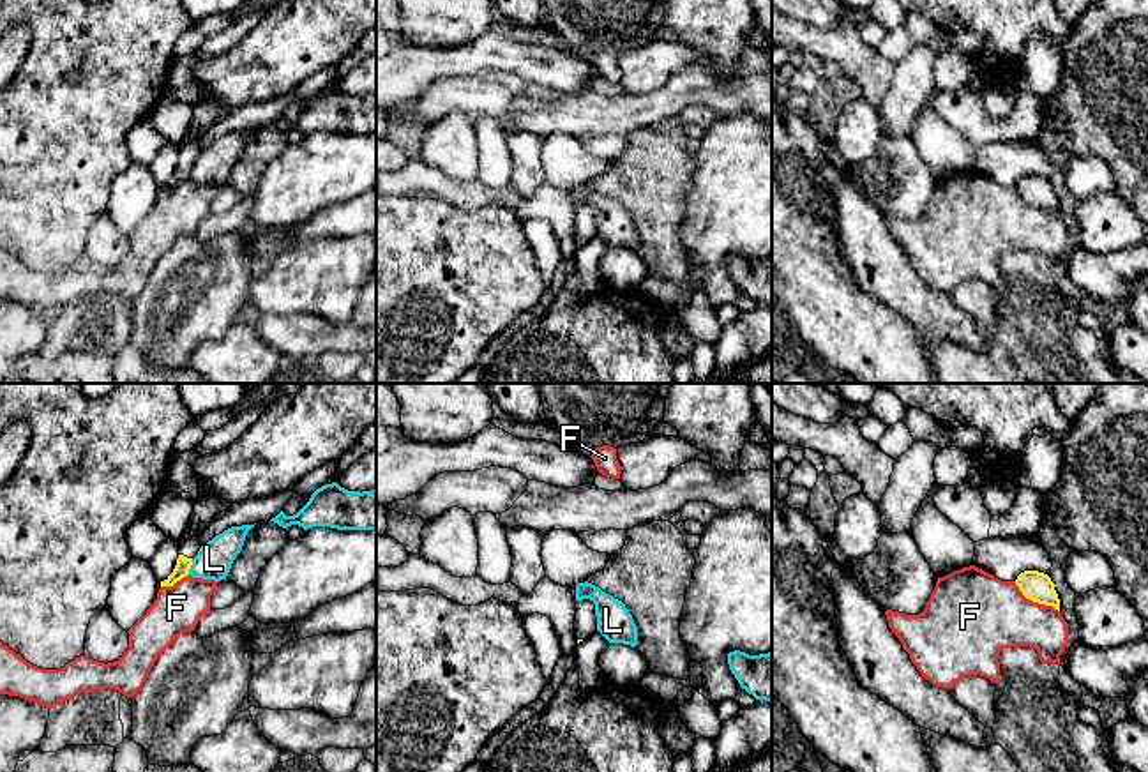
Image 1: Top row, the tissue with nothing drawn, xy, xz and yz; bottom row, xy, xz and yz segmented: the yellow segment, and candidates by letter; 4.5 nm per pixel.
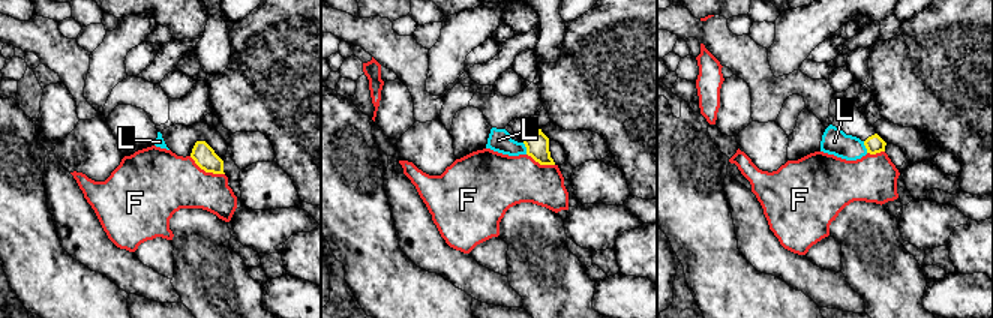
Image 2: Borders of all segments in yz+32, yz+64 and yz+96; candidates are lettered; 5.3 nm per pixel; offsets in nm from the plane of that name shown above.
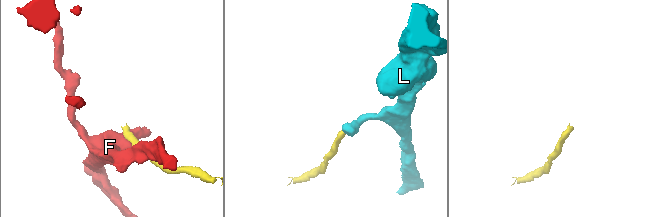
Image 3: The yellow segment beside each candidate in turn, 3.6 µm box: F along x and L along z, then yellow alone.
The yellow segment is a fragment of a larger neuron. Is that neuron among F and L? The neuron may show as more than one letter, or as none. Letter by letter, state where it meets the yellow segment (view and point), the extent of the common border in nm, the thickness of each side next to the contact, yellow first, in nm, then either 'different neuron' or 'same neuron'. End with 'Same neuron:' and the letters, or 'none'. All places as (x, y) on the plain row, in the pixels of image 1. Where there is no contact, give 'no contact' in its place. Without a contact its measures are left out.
F: contact yz (1035, 205); length 240 nm; calibres 140 and 360 nm; different neuron
L: contact xy (189, 172); length 90 nm; calibres 70 and 160 nm; different neuron
Same neuron: none

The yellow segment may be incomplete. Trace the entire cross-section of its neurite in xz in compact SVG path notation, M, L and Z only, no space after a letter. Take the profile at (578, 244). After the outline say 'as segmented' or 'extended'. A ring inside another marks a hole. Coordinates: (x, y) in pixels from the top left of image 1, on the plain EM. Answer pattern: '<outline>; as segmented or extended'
M583 203L576 207L576 226L574 237L578 247L588 244L597 235L597 221L595 221L595 208L590 203Z; extended

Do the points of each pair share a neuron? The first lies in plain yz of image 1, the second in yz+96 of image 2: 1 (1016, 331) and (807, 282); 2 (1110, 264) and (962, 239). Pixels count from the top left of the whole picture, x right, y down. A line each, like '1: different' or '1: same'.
1: different
2: different

